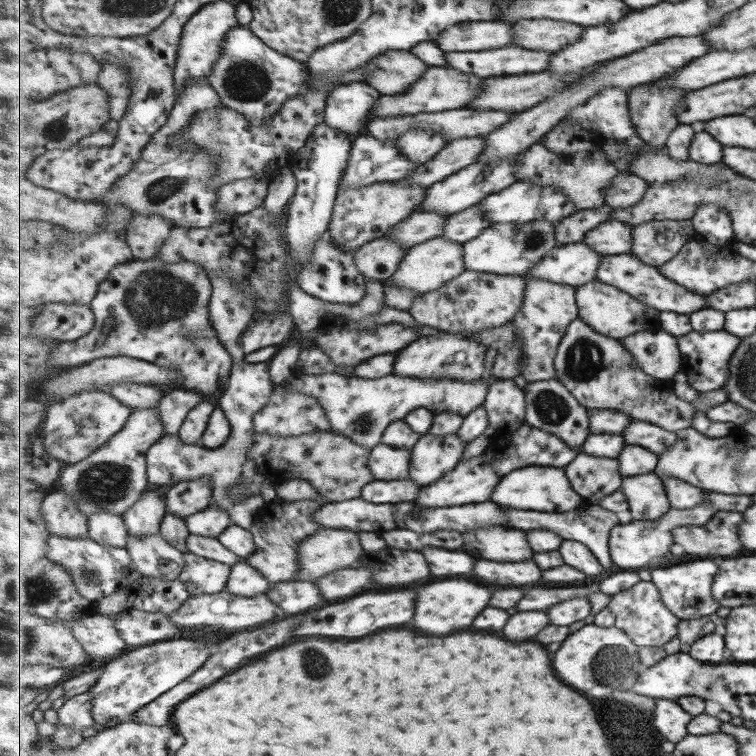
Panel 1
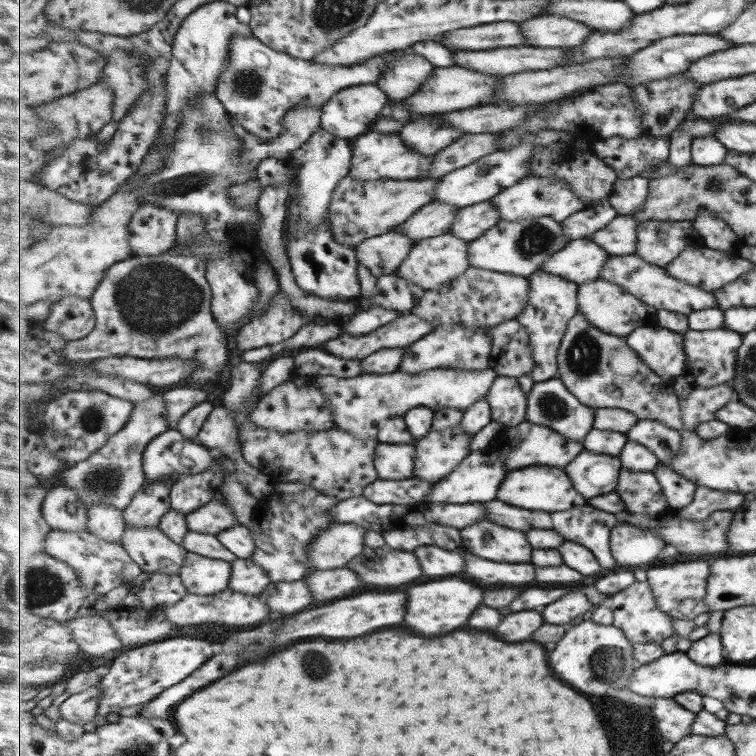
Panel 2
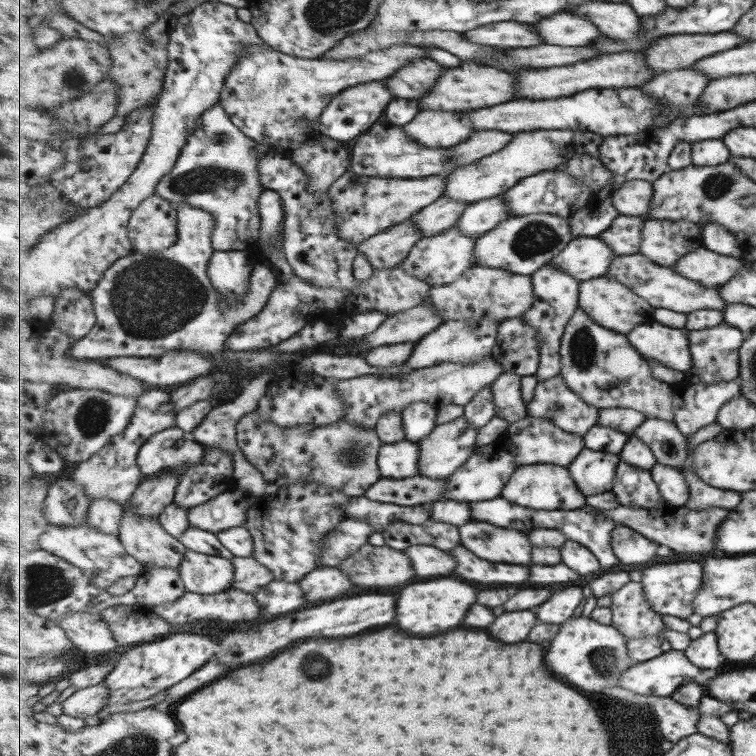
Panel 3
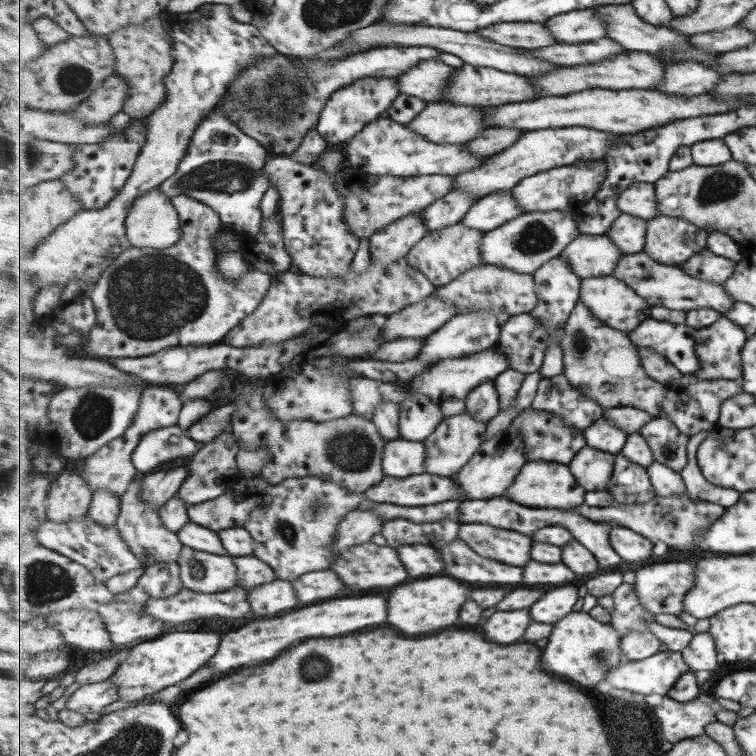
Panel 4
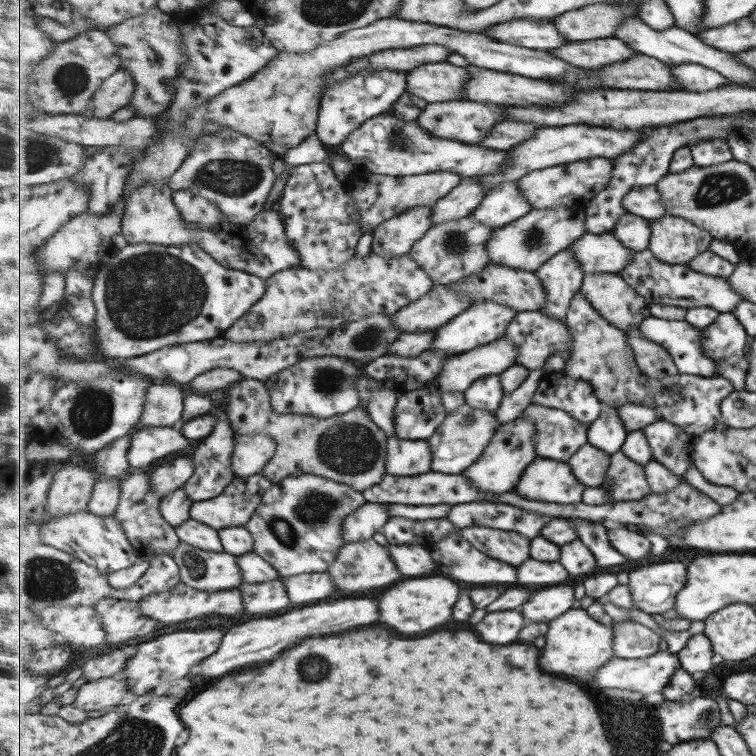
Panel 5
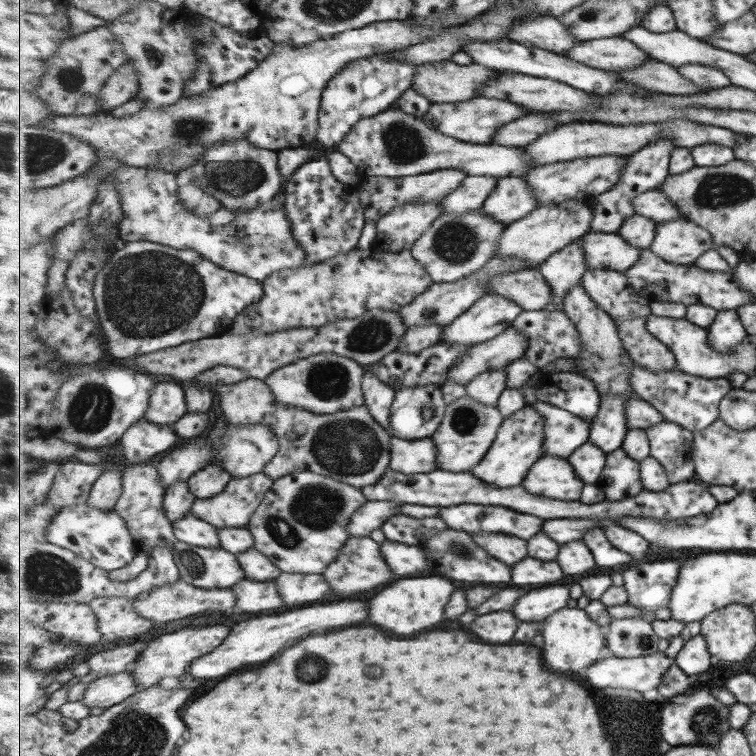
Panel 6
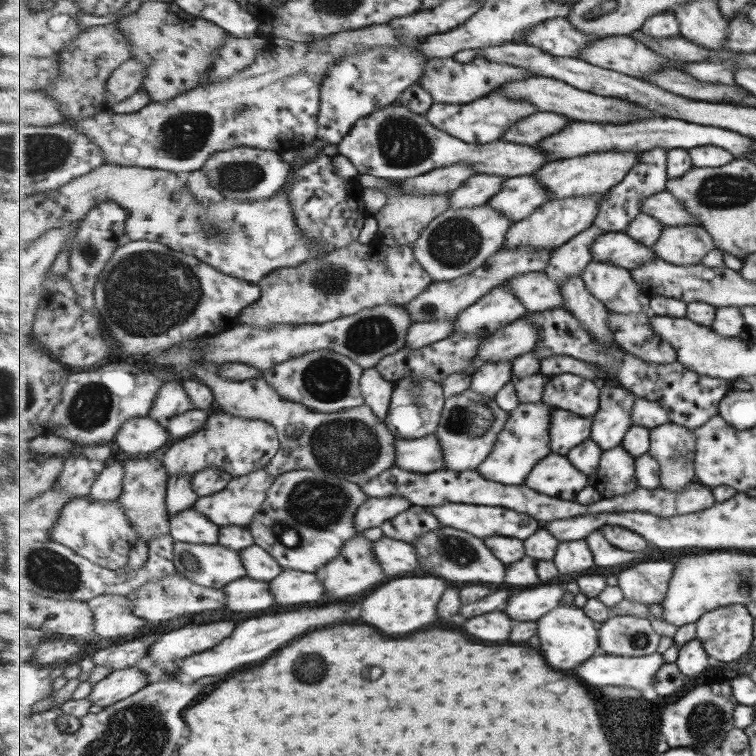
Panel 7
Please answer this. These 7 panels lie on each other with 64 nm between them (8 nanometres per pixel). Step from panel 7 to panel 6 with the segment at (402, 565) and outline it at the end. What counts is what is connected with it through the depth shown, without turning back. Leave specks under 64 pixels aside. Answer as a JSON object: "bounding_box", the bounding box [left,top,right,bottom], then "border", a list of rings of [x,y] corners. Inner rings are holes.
{"bounding_box":[381,540,427,576],"border":[[[387,540],[381,546],[381,552],[383,552],[385,562],[389,564],[392,572],[401,574],[401,576],[419,574],[427,566],[425,554],[419,546],[409,546],[409,544],[399,544],[399,542]]]}

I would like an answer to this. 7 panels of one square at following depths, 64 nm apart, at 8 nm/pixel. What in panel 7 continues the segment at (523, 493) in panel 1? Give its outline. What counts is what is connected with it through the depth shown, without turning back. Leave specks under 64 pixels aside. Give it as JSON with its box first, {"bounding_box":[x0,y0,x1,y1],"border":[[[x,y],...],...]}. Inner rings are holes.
{"bounding_box":[527,453,589,500],"border":[[[551,453],[537,464],[527,484],[537,492],[575,500],[577,494],[587,488],[589,478],[577,470],[566,456]]]}

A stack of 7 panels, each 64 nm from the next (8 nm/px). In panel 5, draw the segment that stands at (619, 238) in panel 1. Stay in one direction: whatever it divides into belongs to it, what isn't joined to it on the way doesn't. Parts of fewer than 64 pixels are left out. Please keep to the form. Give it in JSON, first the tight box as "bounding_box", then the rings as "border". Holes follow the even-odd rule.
{"bounding_box":[613,213,653,253],"border":[[[628,213],[621,216],[613,234],[624,242],[625,246],[639,253],[650,248],[653,236],[651,222],[642,216]]]}

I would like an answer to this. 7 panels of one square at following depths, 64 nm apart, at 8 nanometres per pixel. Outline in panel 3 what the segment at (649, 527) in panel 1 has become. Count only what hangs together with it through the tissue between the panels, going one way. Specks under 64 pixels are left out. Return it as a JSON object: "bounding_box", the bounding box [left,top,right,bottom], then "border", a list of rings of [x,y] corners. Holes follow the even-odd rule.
{"bounding_box":[613,469,742,564],"border":[[[685,469],[683,473],[691,486],[691,499],[687,503],[691,509],[699,511],[699,509],[709,507],[723,507],[731,510],[731,508],[737,508],[737,504],[741,503],[742,493],[711,486],[693,469]],[[621,526],[613,530],[613,550],[623,564],[647,564],[655,558],[659,542]]]}

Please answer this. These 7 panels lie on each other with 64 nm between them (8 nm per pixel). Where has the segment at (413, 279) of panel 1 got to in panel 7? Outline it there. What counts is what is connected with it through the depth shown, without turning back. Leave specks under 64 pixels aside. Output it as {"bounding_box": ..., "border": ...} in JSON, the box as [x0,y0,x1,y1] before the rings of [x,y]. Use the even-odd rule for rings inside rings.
{"bounding_box":[413,203,513,282],"border":[[[489,203],[473,208],[451,207],[441,216],[435,217],[420,234],[420,240],[413,244],[414,253],[434,282],[450,281],[473,272],[493,254],[504,249],[508,240],[507,232],[513,223],[511,217]]]}

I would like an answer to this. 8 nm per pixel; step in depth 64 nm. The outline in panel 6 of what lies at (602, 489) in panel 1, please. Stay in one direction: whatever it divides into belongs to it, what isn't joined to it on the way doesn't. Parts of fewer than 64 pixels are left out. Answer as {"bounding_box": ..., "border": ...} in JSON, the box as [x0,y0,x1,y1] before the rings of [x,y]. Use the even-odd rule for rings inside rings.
{"bounding_box":[568,440,608,484],"border":[[[590,440],[577,448],[568,459],[577,468],[577,472],[581,472],[581,476],[585,476],[585,482],[589,482],[589,484],[593,484],[601,478],[601,473],[608,462],[607,453]]]}

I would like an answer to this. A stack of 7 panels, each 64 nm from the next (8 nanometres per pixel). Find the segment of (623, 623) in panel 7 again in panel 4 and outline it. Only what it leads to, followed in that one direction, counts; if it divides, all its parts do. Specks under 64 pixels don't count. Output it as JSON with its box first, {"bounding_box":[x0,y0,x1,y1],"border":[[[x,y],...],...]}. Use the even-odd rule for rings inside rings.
{"bounding_box":[621,631,662,661],"border":[[[629,631],[622,635],[621,651],[629,661],[643,660],[661,652],[662,640],[649,631]]]}

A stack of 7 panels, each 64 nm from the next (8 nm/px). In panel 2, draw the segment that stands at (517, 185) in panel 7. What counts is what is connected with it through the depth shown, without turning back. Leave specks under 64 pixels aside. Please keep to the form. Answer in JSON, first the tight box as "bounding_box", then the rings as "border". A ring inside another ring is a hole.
{"bounding_box":[450,202,501,242],"border":[[[480,202],[460,209],[450,232],[453,232],[453,235],[457,235],[458,238],[472,242],[483,236],[500,221],[501,211],[495,203]]]}

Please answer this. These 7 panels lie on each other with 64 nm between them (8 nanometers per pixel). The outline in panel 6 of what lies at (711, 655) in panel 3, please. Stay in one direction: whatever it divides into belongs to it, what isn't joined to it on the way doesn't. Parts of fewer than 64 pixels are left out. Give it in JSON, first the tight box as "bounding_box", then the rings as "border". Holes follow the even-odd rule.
{"bounding_box":[675,633,711,678],"border":[[[701,633],[691,637],[675,659],[679,668],[682,668],[683,672],[692,678],[694,675],[701,674],[711,668],[711,654],[707,641],[707,638]]]}

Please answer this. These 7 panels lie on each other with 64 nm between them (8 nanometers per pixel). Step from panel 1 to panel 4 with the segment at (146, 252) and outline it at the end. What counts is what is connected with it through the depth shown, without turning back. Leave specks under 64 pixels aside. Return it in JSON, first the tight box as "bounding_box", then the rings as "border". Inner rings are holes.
{"bounding_box":[127,187,183,250],"border":[[[159,187],[153,188],[149,193],[139,197],[129,211],[127,236],[128,240],[132,242],[132,247],[137,248],[159,248],[162,250],[181,242],[183,238],[181,219],[172,198],[162,192]]]}

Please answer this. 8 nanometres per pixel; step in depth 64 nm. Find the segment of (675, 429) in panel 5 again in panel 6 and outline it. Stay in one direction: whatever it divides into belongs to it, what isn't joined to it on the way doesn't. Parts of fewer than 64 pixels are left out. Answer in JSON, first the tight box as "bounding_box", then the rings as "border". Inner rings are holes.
{"bounding_box":[647,420,696,485],"border":[[[667,420],[649,427],[647,432],[652,448],[651,456],[666,468],[671,485],[693,481],[696,474],[693,458],[695,432]]]}

